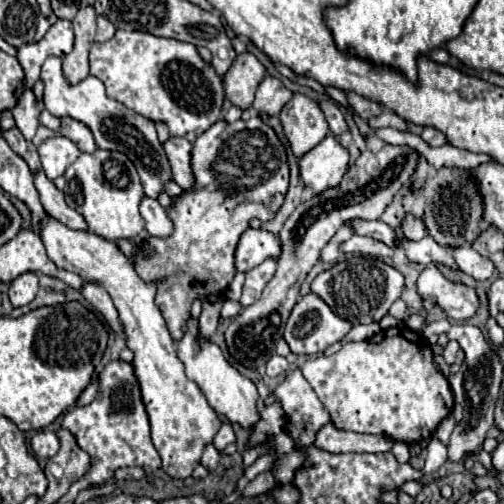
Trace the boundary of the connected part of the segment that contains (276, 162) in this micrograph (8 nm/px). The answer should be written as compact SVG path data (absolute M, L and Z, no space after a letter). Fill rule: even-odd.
M259 115L249 121L217 121L211 125L211 129L199 135L193 143L191 165L195 187L185 191L175 199L173 207L167 209L175 233L165 239L149 237L153 253L149 257L141 253L135 259L135 271L143 281L165 277L157 289L155 303L175 341L185 329L191 301L205 299L211 293L223 293L233 281L233 251L249 221L253 217L273 219L289 189L287 151L277 133ZM223 181L231 181L231 187L225 189Z

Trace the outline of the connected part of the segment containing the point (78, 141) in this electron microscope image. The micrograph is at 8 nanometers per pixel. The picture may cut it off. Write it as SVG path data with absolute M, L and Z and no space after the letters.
M63 117L63 119L61 119L61 125L63 125L61 135L69 137L69 139L79 147L79 151L93 153L93 151L97 149L91 131L89 131L83 123L79 123L79 121L75 121L75 119L69 119L69 117Z

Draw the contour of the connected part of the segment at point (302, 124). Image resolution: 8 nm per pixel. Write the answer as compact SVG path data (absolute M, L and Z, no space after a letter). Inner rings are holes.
M293 93L291 101L281 109L279 119L295 157L305 155L329 133L327 119L323 117L319 103L301 93Z

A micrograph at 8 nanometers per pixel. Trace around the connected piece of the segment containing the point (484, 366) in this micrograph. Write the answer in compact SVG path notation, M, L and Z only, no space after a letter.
M455 323L449 329L449 339L457 339L461 349L465 351L465 363L463 363L461 371L457 375L449 377L449 385L455 395L455 403L459 403L463 407L463 419L459 423L455 423L455 429L453 429L453 433L449 437L449 445L447 445L449 461L457 463L457 461L463 461L465 457L477 455L483 449L485 435L487 435L489 427L493 425L493 409L495 409L495 399L499 393L501 377L503 377L503 363L499 361L499 357L491 349L491 345L485 341L483 333L473 325Z

